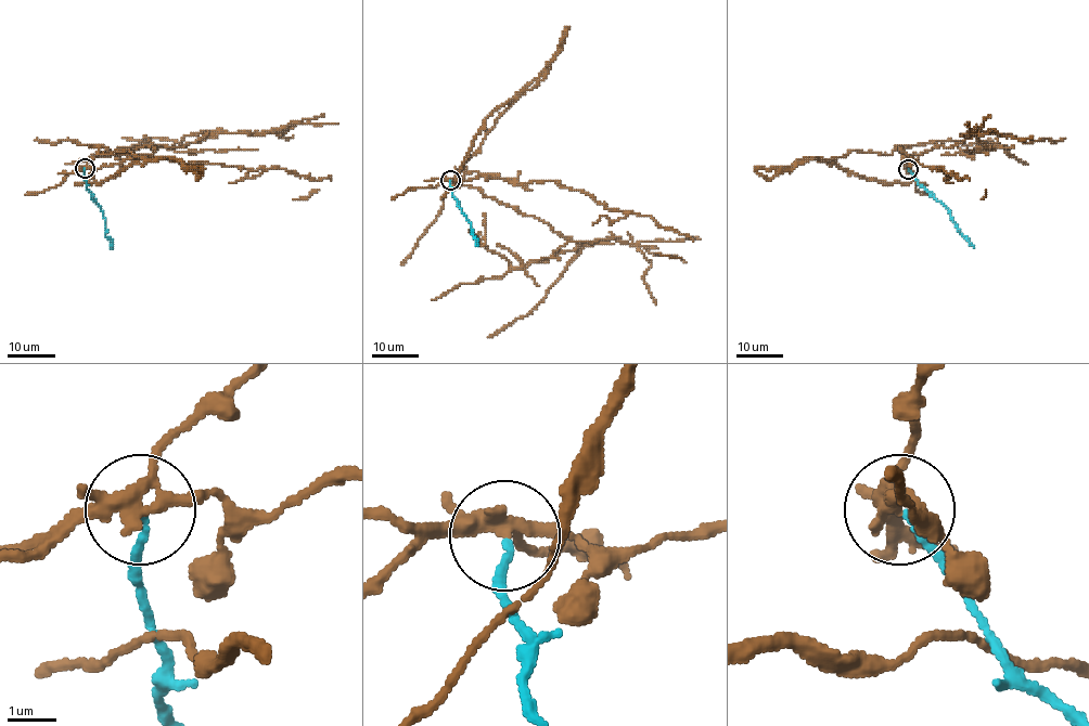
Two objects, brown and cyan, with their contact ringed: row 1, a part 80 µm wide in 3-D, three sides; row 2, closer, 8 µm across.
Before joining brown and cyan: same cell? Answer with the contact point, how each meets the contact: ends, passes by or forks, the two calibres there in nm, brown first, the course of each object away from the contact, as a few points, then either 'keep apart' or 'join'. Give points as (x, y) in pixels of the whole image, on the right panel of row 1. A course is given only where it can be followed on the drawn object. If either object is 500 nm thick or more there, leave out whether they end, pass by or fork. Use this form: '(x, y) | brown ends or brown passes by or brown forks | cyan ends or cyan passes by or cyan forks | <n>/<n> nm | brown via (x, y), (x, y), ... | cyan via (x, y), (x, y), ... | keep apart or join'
(908, 169) | brown forks | cyan ends | 300/120 nm | brown via (908, 169), (914, 153), (934, 145), (952, 146), (972, 133), (989, 148), (1002, 144), (1012, 157), (1028, 165) | cyan via (909, 169), (950, 214), (958, 231), (973, 248) | keep apart

